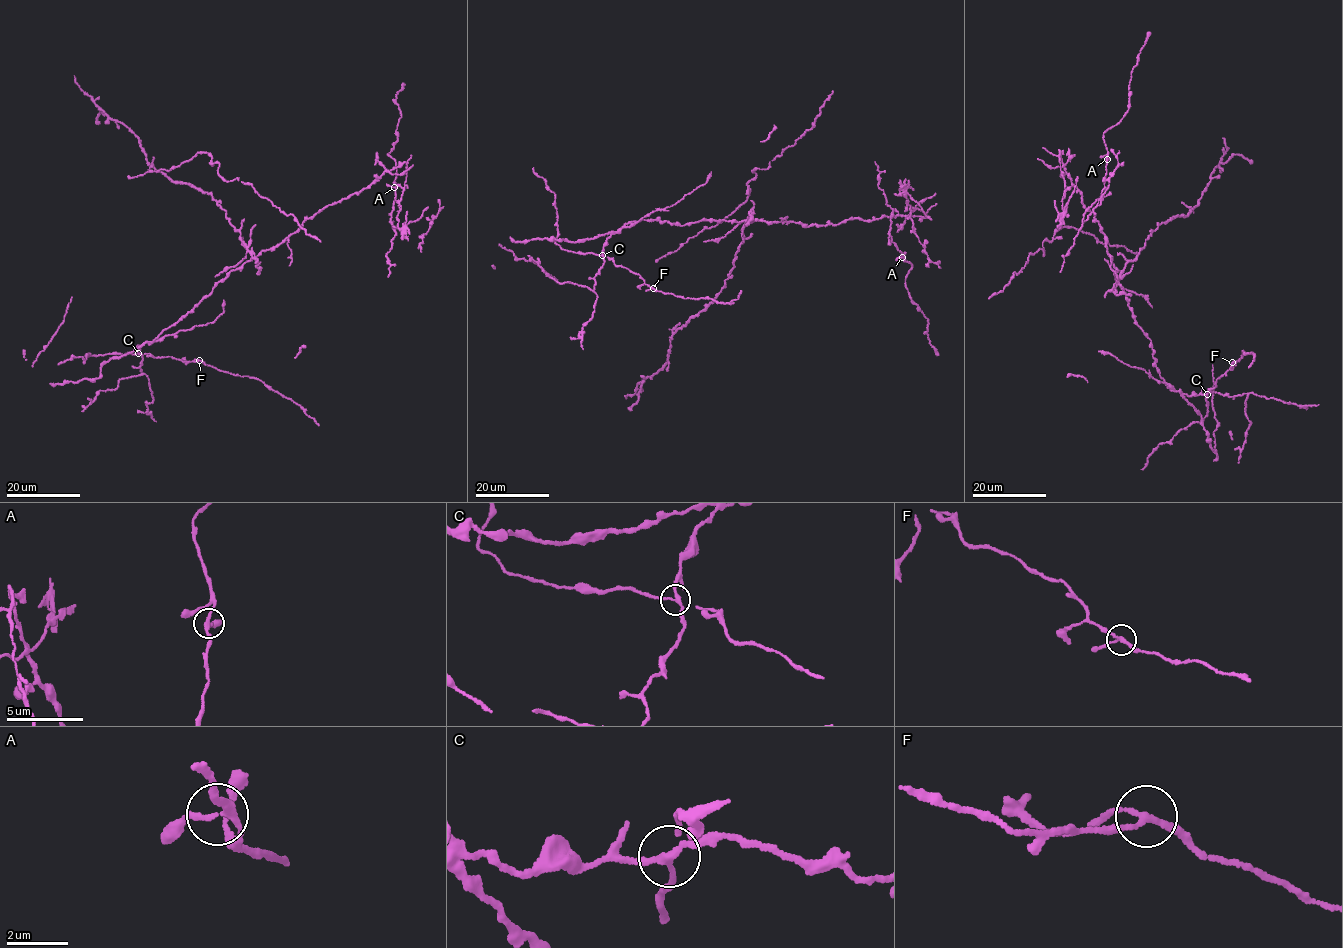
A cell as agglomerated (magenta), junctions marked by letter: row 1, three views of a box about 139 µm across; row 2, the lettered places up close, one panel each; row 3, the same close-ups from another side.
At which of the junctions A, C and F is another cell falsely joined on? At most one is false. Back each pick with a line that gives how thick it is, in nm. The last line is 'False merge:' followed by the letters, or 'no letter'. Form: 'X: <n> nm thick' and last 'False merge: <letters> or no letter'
C: 190 nm thick
False merge: C

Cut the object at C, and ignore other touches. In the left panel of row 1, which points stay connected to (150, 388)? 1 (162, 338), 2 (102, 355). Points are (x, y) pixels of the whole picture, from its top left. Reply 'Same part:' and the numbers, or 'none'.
Same part: 1

